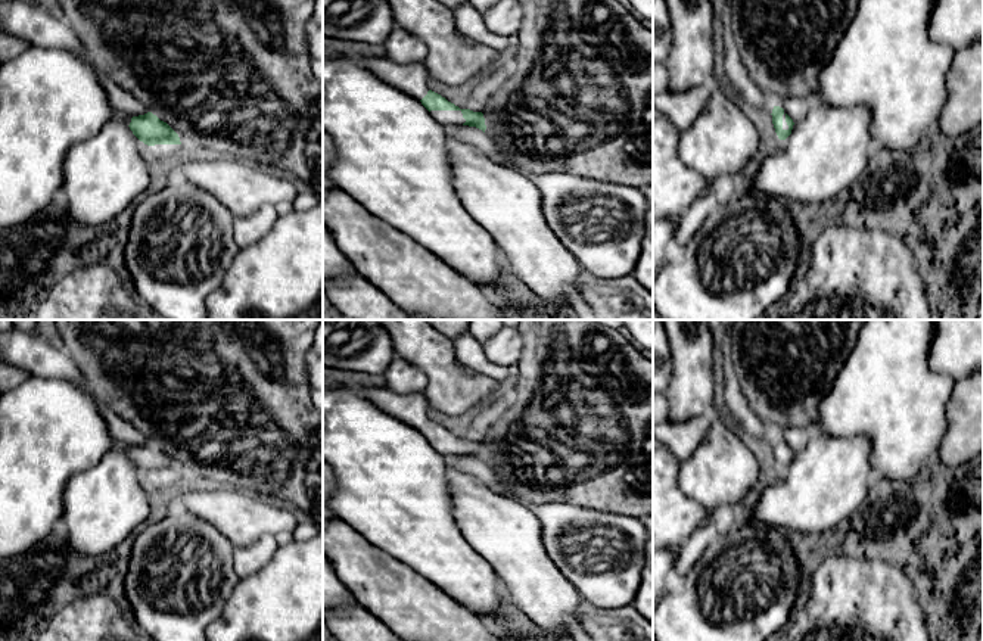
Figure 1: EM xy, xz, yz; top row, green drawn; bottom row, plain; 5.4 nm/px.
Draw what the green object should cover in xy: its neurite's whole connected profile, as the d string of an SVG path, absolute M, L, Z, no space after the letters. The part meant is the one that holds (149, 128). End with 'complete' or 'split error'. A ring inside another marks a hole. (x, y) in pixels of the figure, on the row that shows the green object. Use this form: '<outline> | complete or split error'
M113 109L113 116L124 118L133 134L147 146L181 144L178 134L152 112L130 118Z | split error

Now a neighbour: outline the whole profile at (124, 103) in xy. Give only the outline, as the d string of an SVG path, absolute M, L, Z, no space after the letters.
M100 74L102 85L108 94L112 108L125 116L139 116L147 113L147 108L140 103L134 96L119 88L113 81Z

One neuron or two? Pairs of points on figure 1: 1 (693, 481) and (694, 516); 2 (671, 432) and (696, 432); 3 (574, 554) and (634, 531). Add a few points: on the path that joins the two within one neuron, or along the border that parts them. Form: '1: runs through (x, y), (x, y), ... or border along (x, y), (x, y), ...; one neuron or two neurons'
1: border along (678, 470), (678, 487), (705, 509); two neurons
2: runs through (677, 432), (690, 432); one neuron
3: runs through (588, 551), (607, 551), (619, 541); one neuron

